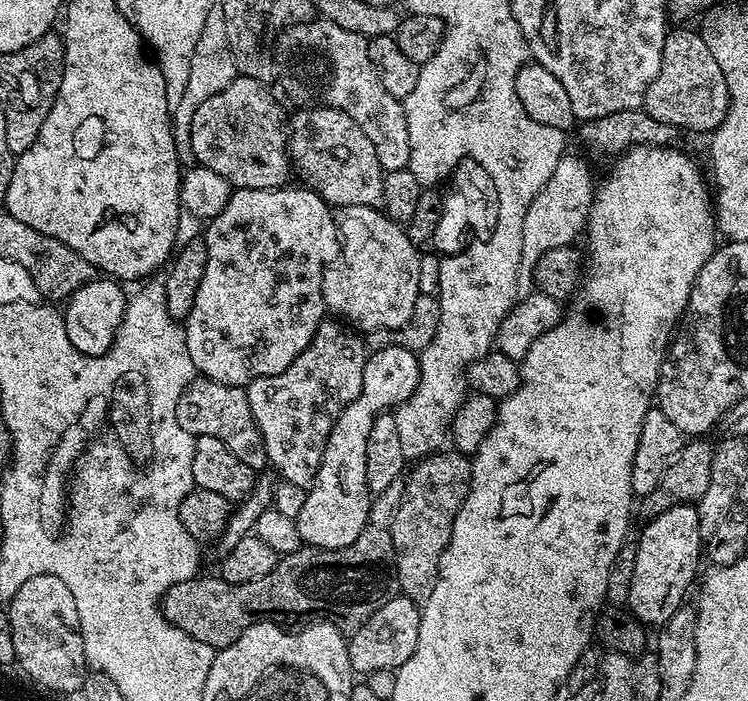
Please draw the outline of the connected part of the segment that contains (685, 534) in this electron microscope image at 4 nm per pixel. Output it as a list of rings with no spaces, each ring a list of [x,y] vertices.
[[[679,504],[666,510],[666,514],[651,517],[645,524],[648,525],[640,540],[635,541],[634,578],[630,578],[630,598],[626,607],[646,626],[662,626],[685,603],[684,595],[696,571],[697,576],[701,571],[700,523],[693,505]]]

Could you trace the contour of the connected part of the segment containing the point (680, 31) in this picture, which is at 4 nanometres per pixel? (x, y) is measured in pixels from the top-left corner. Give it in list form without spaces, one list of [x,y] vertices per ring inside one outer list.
[[[676,26],[676,29],[669,31],[664,37],[662,46],[662,62],[654,82],[644,91],[643,111],[650,114],[658,122],[670,125],[671,128],[688,132],[705,132],[711,134],[716,127],[726,118],[726,110],[730,102],[730,94],[726,90],[726,78],[718,66],[714,54],[710,54],[710,46],[706,46],[703,35],[699,31],[688,28],[692,26]]]

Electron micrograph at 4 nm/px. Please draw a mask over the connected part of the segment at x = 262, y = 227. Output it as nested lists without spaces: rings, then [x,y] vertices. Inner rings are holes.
[[[303,186],[292,187],[235,189],[232,197],[226,202],[226,206],[222,206],[222,214],[213,216],[203,229],[202,238],[206,242],[206,274],[202,274],[198,294],[194,294],[194,306],[190,306],[190,314],[183,325],[190,358],[201,377],[217,380],[223,384],[246,386],[251,380],[278,374],[282,370],[286,370],[286,366],[290,366],[290,362],[294,362],[294,358],[298,358],[298,354],[302,354],[302,350],[306,350],[310,338],[314,338],[314,330],[318,330],[318,326],[326,319],[322,280],[324,269],[336,264],[341,255],[341,239],[337,232],[337,221],[333,209],[319,194],[311,192],[309,188]]]

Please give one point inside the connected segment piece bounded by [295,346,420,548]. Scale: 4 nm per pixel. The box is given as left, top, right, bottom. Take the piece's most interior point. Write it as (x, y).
(336, 506)

